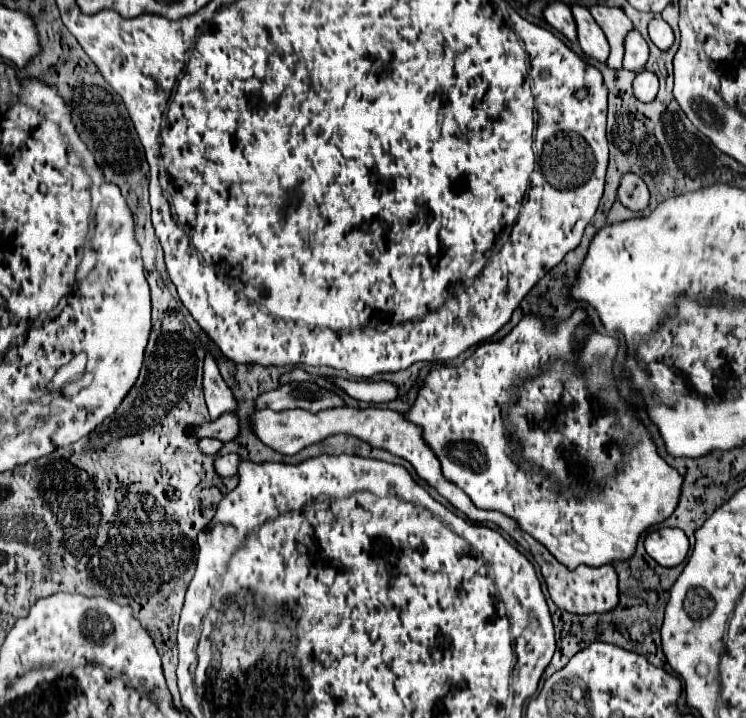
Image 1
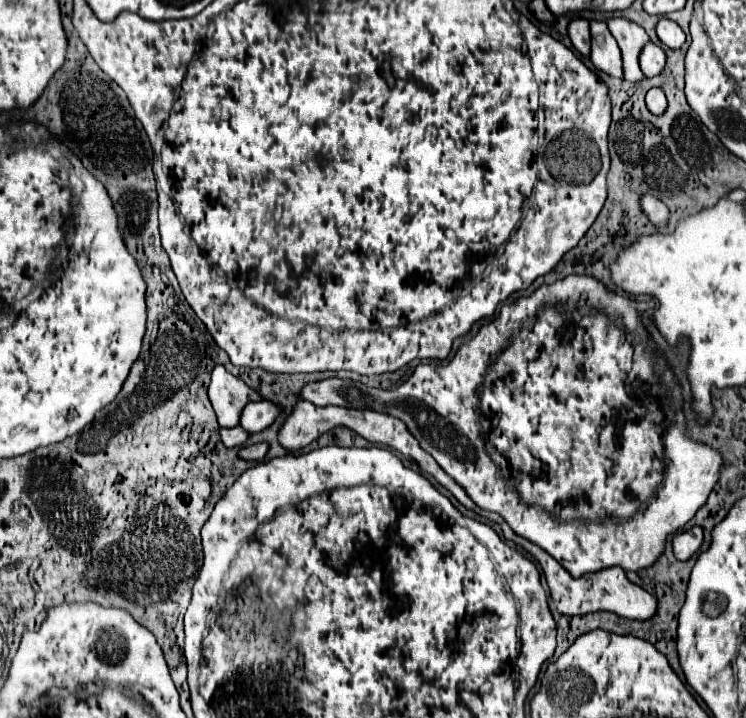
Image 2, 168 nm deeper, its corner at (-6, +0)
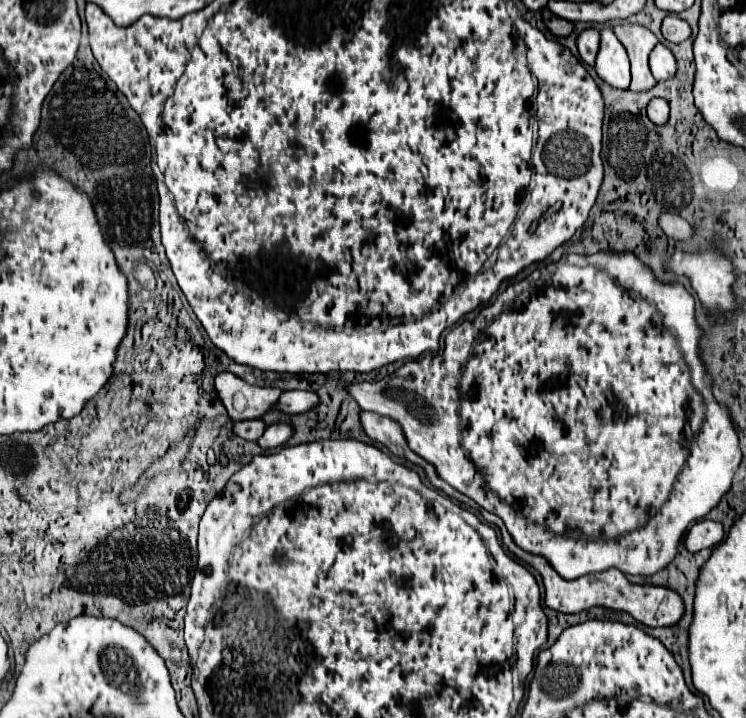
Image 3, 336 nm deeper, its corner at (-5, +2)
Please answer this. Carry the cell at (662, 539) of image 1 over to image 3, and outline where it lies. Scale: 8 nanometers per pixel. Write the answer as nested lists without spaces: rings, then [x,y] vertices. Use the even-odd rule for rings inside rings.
[[[697,521],[687,537],[685,537],[685,547],[689,551],[701,551],[701,549],[709,549],[715,547],[717,543],[723,541],[723,525],[717,521]]]

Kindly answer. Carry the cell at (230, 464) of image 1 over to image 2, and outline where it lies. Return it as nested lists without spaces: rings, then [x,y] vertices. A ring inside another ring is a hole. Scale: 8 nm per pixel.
[[[258,443],[258,445],[250,445],[250,447],[242,447],[238,457],[244,461],[260,461],[268,451],[266,443]]]

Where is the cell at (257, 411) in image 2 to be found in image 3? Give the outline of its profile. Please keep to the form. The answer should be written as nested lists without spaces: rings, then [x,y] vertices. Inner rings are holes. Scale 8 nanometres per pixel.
[[[285,391],[277,401],[275,409],[283,413],[307,413],[317,407],[319,395],[313,391]]]

